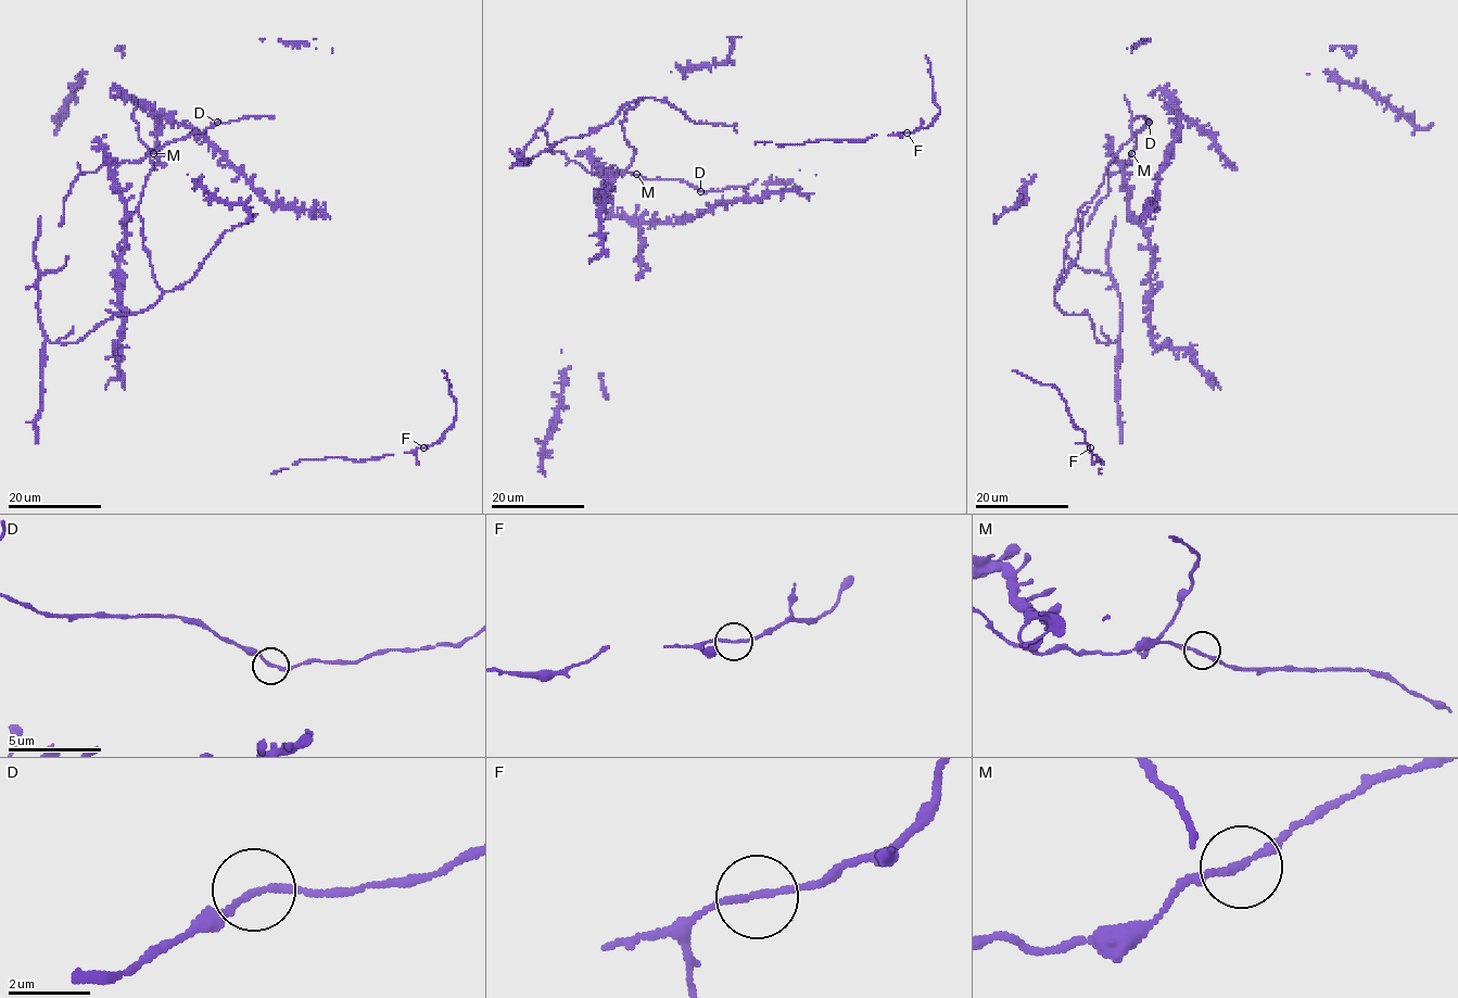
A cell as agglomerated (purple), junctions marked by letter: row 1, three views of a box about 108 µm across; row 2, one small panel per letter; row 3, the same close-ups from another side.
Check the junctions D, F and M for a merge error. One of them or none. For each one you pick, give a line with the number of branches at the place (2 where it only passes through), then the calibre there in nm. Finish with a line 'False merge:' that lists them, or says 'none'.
False merge: none

